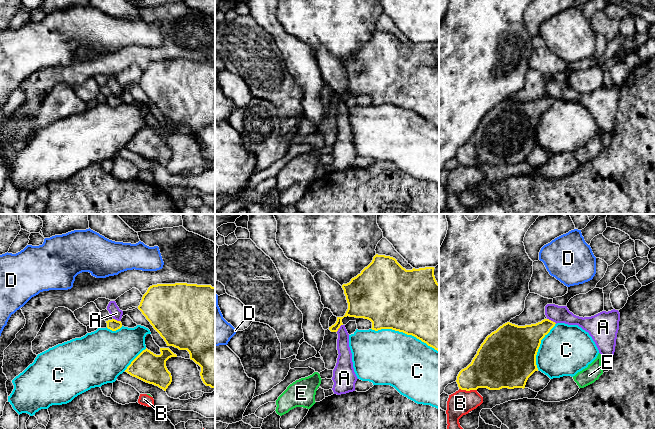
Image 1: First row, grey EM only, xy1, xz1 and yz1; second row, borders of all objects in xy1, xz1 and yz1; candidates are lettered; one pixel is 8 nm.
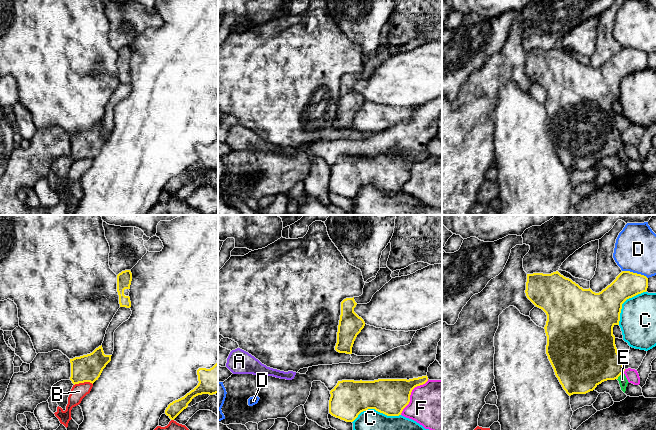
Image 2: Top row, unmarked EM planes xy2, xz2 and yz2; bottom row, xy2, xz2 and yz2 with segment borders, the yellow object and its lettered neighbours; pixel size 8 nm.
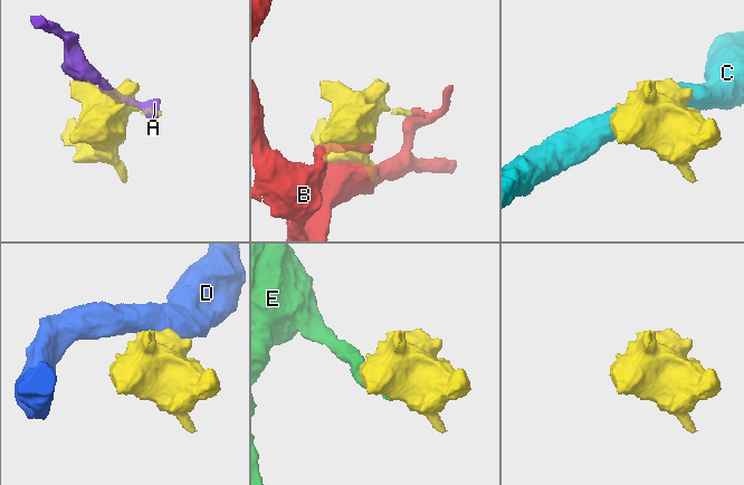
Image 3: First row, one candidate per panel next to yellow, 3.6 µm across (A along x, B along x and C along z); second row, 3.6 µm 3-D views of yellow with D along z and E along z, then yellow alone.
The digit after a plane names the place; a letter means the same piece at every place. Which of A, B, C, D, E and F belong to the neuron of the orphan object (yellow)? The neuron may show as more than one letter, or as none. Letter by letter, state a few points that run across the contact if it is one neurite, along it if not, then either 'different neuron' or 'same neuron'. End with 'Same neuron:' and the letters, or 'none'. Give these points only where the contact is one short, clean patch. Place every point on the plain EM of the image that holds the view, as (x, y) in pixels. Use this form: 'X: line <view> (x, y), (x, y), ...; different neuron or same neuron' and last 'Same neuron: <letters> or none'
A: line yz1 (547, 94), (556, 99); different neuron
B: different neuron
C: different neuron
D: different neuron
E: line yz2 (623, 148), (617, 155); different neuron
F: different neuron
Same neuron: none

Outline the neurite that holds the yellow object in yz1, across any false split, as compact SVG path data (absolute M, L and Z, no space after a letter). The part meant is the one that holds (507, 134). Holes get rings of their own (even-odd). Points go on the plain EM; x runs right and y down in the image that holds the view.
M544 95L525 102L510 98L500 102L486 113L472 138L459 148L459 165L524 165L528 154L538 147L536 131L541 116L555 100Z

